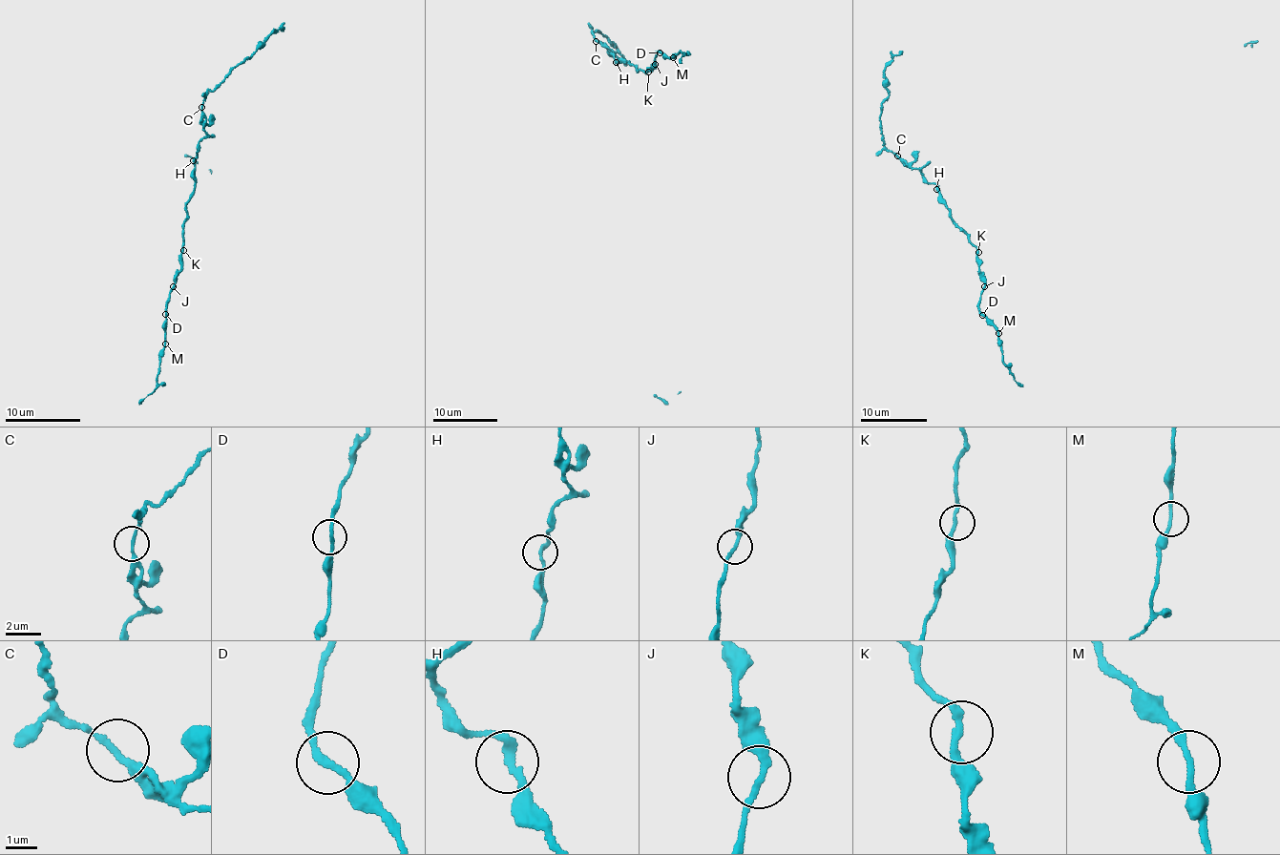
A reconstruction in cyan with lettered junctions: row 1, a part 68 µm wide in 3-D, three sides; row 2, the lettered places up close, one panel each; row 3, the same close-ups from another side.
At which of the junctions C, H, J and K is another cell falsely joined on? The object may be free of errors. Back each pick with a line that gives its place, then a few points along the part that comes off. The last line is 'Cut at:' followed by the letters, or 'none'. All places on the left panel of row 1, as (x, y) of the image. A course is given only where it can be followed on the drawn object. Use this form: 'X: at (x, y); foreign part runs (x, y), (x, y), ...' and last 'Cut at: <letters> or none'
Cut at: none

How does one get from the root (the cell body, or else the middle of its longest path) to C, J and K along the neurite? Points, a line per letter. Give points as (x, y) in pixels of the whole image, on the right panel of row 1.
C: (939, 185), (929, 183), (917, 169), (897, 156)
J: (939, 185), (938, 200), (975, 248), (983, 286)
K: (939, 185), (938, 200), (946, 206), (953, 221), (978, 252)

